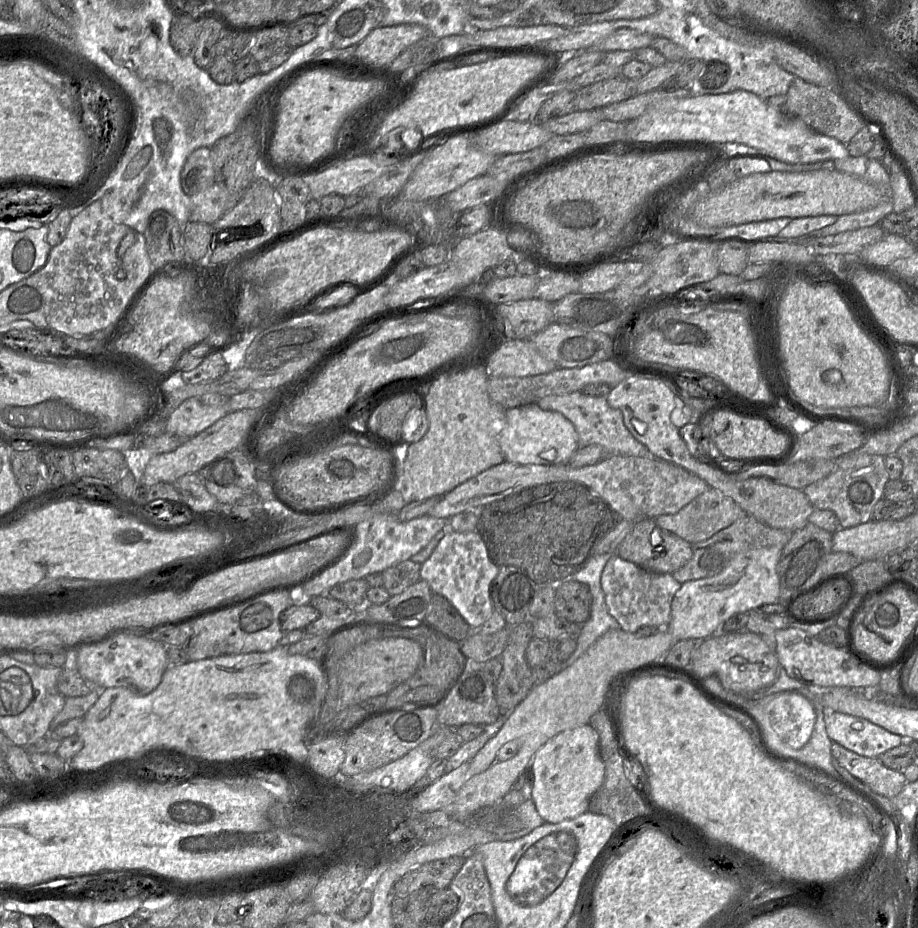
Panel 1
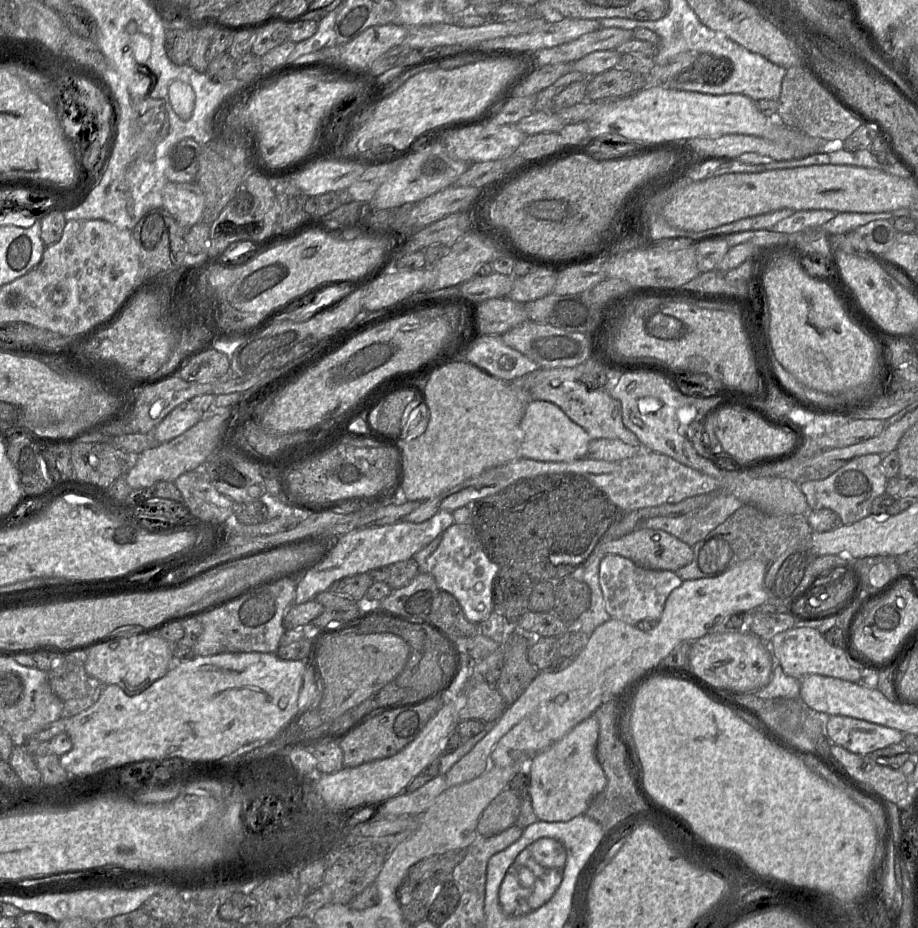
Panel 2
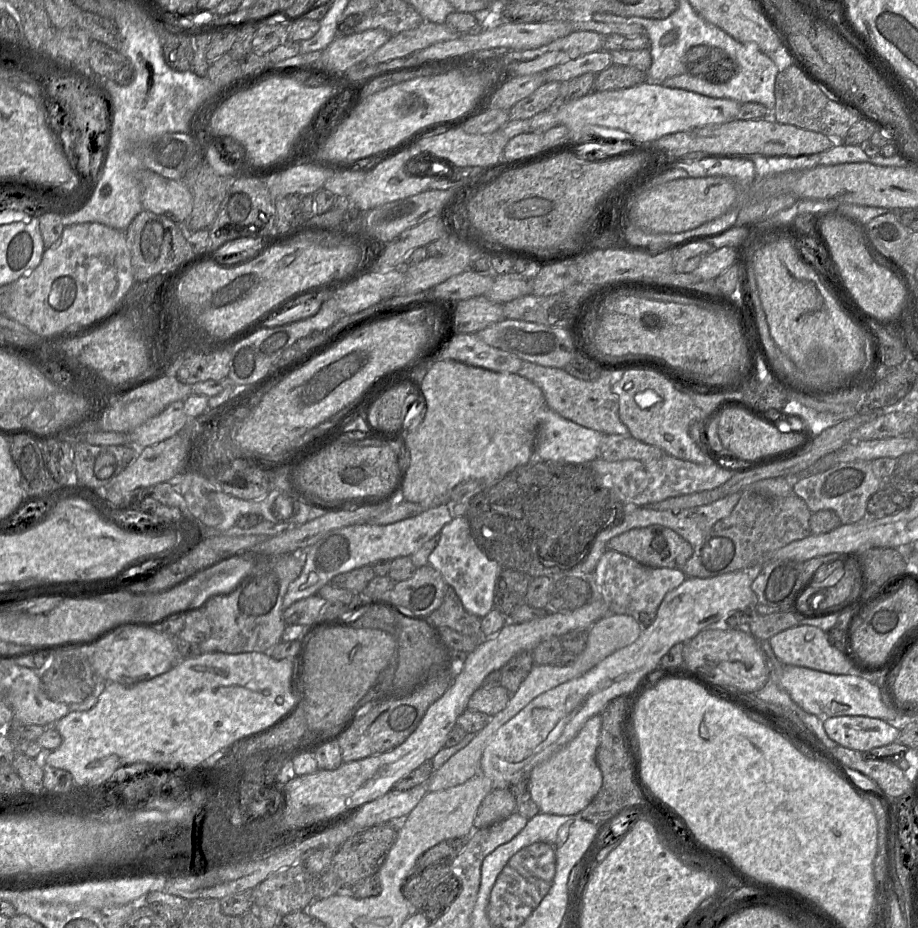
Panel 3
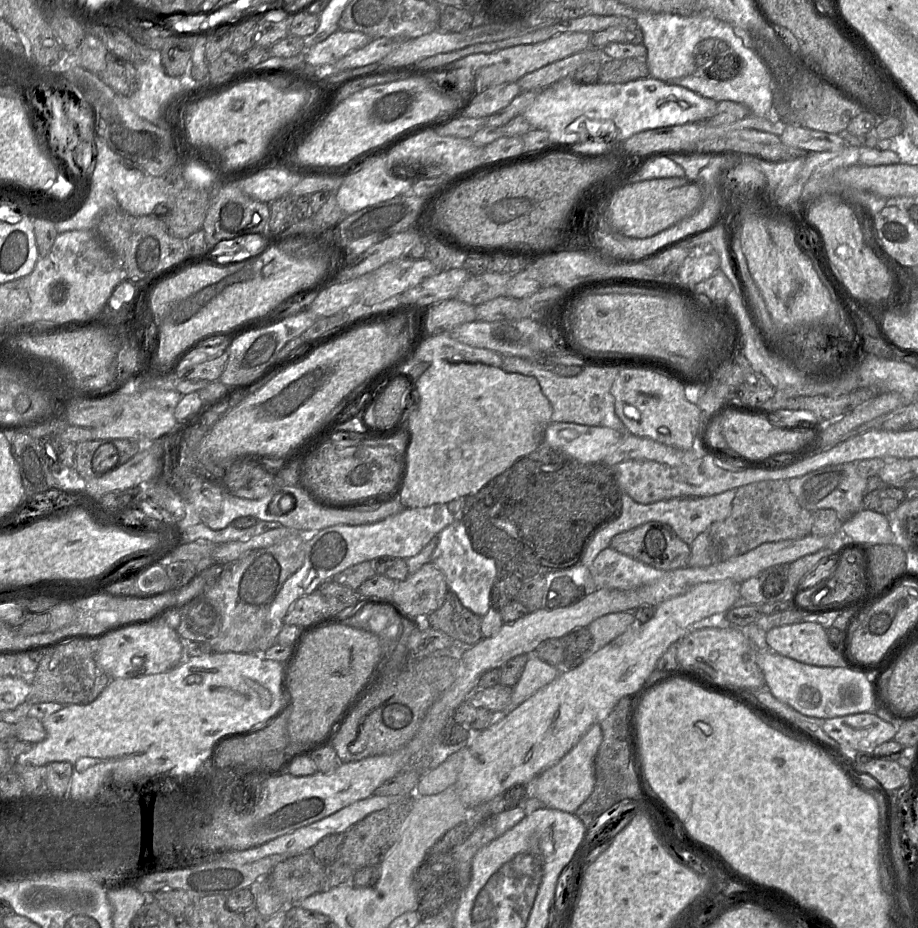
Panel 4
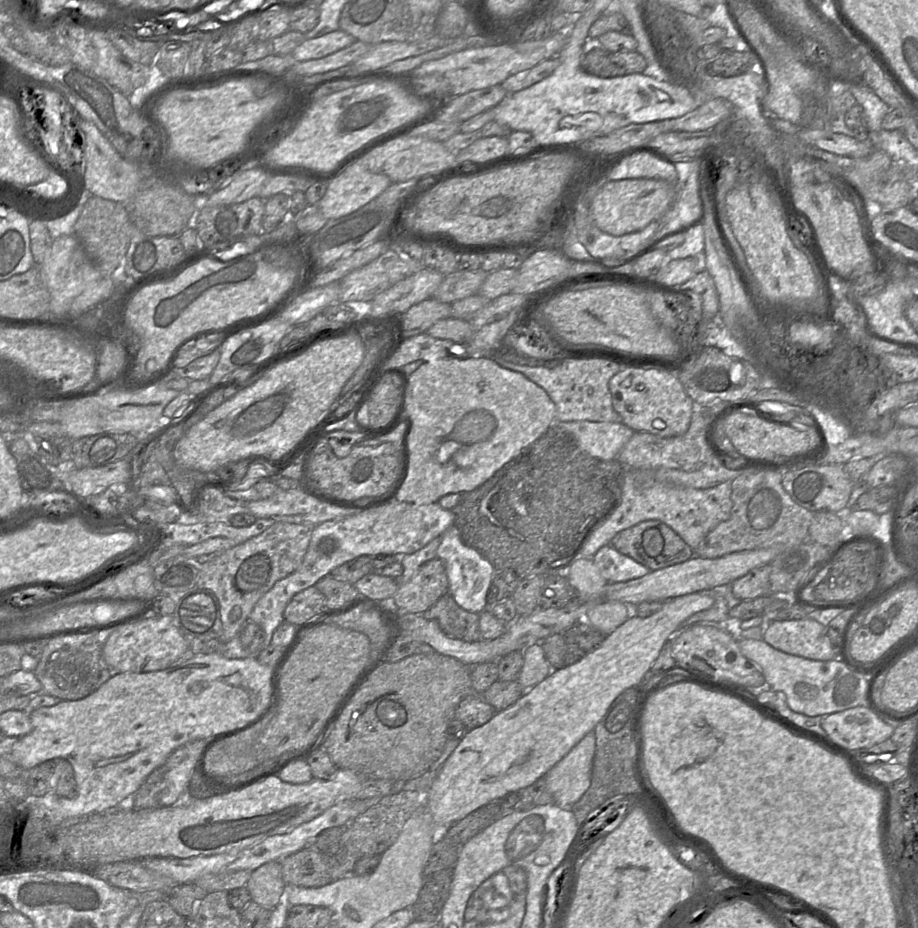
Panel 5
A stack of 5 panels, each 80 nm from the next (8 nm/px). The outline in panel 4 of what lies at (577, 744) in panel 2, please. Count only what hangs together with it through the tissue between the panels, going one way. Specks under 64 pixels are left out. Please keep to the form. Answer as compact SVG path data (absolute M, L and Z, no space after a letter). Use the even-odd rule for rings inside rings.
M600 723L593 724L557 763L539 774L530 792L548 808L574 813L590 796L595 785L595 757L602 742Z

